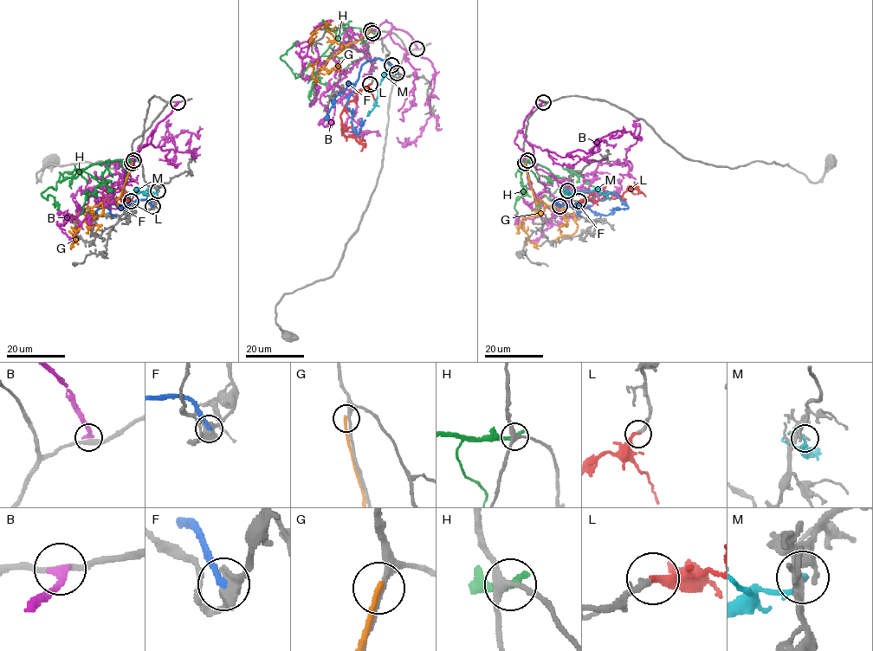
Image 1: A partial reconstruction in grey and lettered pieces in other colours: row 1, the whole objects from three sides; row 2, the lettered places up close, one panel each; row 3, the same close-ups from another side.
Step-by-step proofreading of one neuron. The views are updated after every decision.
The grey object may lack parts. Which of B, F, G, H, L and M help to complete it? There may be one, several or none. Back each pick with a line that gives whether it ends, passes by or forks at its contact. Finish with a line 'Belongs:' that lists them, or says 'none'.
L: it ends
Belongs: L

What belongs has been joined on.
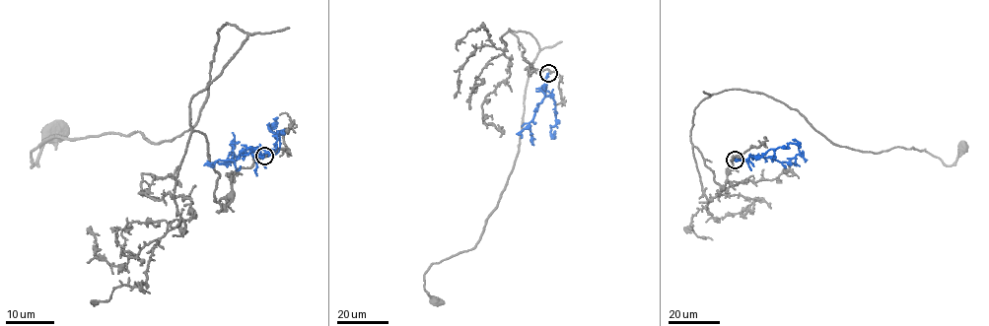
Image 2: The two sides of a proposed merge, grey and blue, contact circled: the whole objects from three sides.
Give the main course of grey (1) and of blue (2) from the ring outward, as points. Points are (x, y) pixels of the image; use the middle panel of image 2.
1: (548, 73), (527, 62), (509, 29), (539, 46), (519, 153), (480, 240), (424, 275), (437, 300)
2: (548, 73), (545, 94), (553, 99), (556, 123), (551, 126), (553, 136), (554, 130)

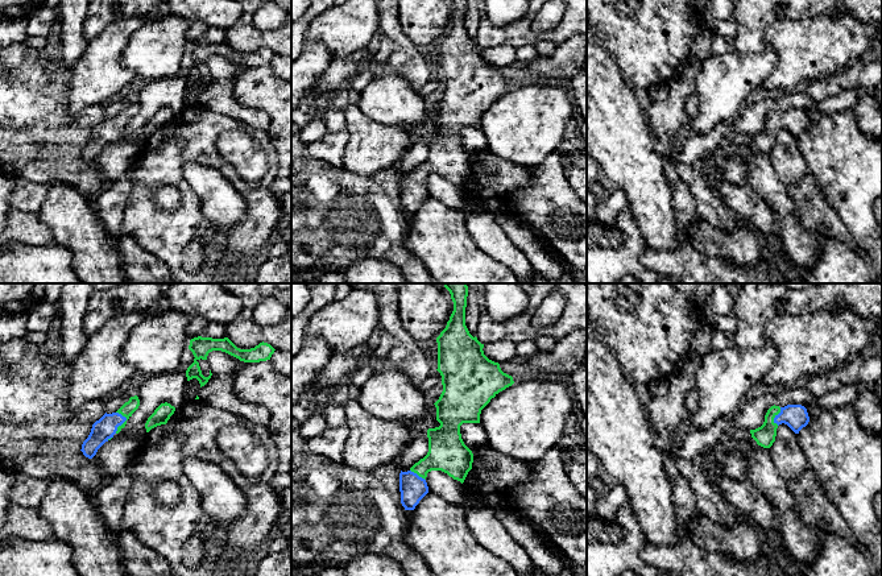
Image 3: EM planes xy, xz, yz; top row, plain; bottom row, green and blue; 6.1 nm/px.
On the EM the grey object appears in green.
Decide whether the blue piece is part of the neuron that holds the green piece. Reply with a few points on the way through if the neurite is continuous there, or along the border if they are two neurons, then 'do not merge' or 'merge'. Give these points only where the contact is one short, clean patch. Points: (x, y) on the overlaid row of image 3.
runs through xy (132, 405), (125, 411), (124, 422), (114, 422), (104, 429); merge

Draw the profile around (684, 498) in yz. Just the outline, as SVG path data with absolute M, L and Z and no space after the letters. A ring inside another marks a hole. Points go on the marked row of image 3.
M680 475L674 480L671 486L676 521L683 527L697 513L696 494L688 480Z

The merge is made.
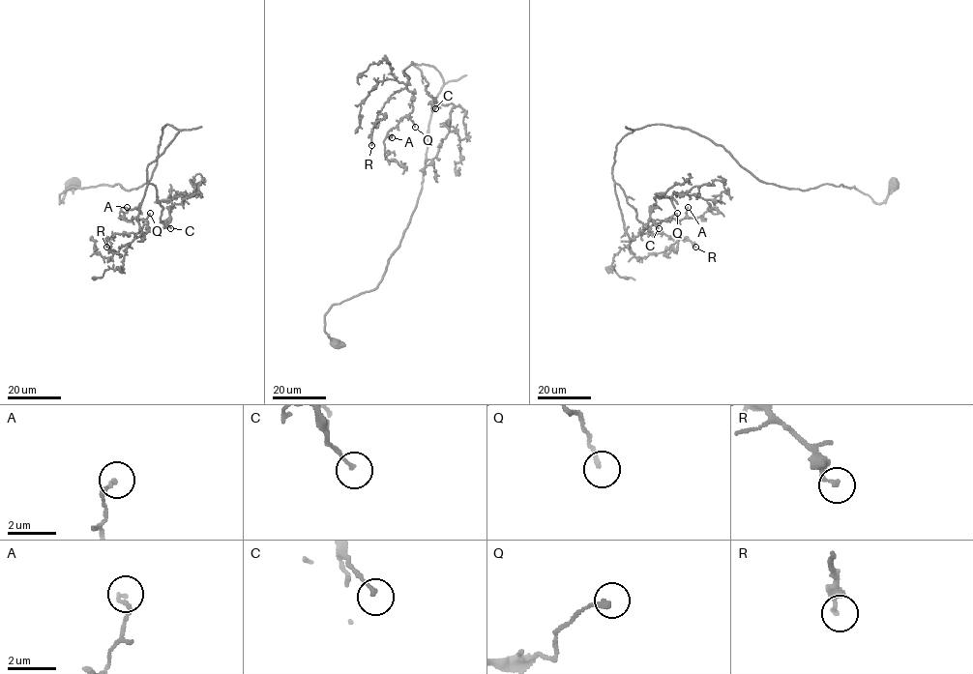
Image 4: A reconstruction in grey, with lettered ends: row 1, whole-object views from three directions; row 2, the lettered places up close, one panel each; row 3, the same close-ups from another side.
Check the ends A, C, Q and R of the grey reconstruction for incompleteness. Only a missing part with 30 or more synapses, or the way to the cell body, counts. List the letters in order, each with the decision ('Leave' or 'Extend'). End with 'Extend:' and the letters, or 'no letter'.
A: Leave
C: Leave
Q: Leave
R: Leave
Extend: no letter

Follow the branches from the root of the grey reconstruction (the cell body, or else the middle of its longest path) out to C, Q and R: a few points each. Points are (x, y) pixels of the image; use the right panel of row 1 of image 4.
C: (893, 183), (880, 203), (854, 187), (768, 184), (709, 138), (652, 124), (617, 145), (612, 178), (659, 228)
Q: (893, 183), (880, 203), (842, 185), (791, 189), (689, 130), (628, 132), (612, 168), (628, 235), (677, 213)
R: (893, 183), (880, 203), (842, 185), (787, 189), (689, 130), (634, 130), (612, 168), (625, 231), (695, 247)

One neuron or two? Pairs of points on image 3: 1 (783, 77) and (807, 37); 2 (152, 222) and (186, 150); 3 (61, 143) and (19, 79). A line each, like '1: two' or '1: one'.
1: one
2: one
3: one

